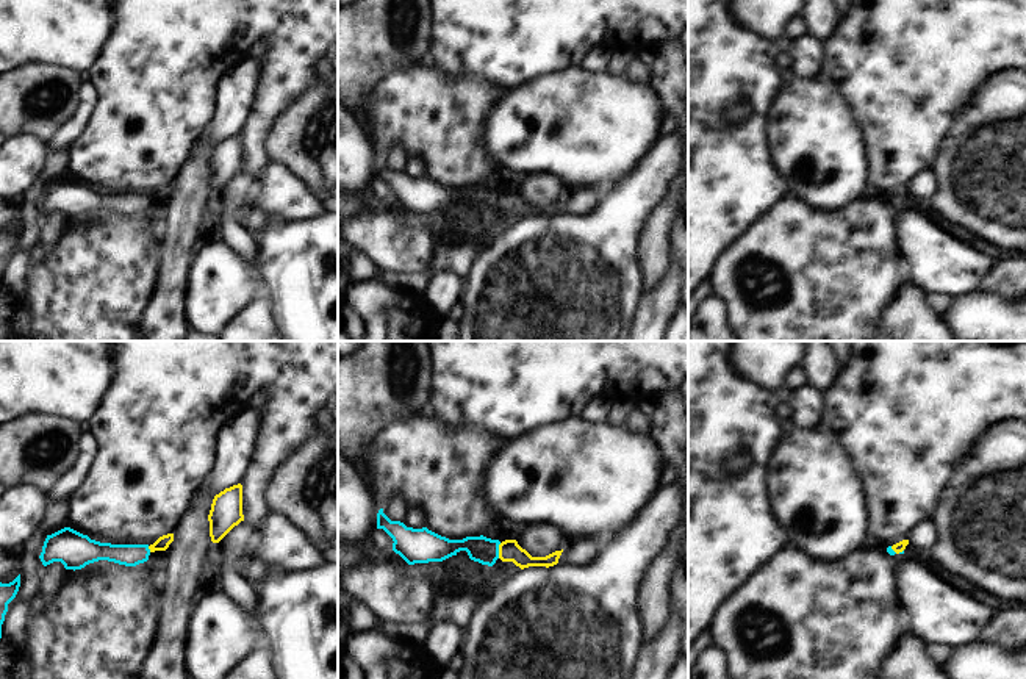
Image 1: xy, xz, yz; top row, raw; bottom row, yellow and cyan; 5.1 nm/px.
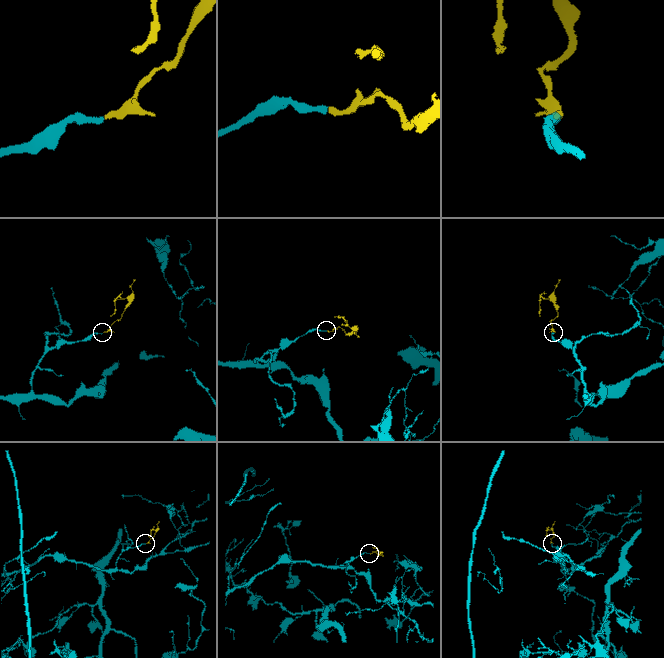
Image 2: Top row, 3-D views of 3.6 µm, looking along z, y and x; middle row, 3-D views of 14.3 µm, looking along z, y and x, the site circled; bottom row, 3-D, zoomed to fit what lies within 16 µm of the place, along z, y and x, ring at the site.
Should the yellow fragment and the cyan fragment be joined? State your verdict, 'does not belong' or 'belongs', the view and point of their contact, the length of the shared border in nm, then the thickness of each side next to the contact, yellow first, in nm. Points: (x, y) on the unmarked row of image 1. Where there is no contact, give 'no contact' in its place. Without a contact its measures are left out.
belongs; meets yellow in xz at (499, 201); contact 80 nm long; 110 nm thick on the yellow side, 140 nm on the other

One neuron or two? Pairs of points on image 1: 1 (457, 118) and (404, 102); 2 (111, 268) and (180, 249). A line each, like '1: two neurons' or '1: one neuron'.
1: one neuron
2: two neurons

